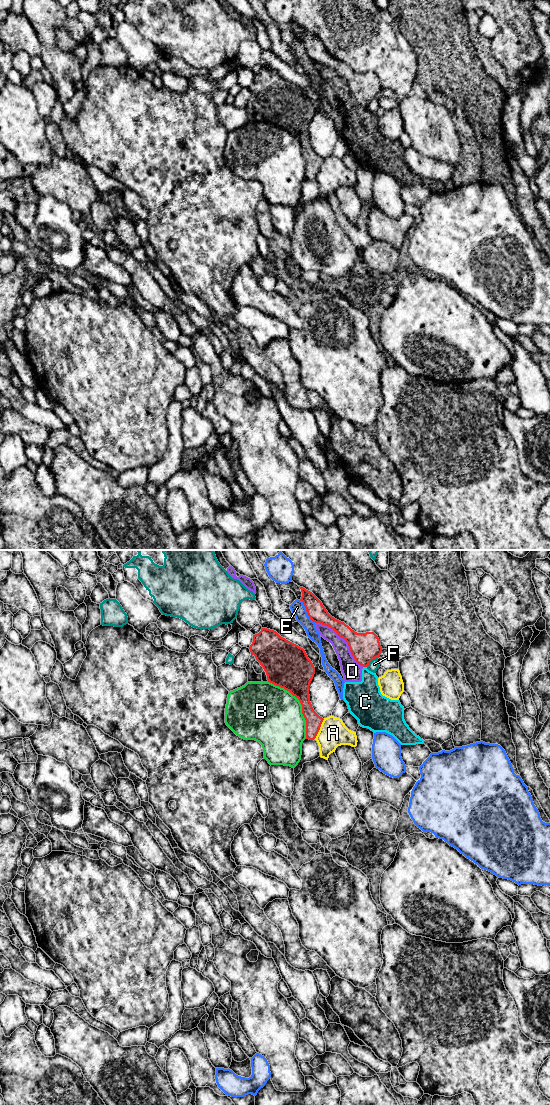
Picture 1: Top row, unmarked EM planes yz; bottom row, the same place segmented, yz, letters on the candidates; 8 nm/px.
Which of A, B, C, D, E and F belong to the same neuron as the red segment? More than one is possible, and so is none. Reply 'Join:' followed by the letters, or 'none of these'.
Join: none of these

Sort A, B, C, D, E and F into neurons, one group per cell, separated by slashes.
A / B / C D / E / F

